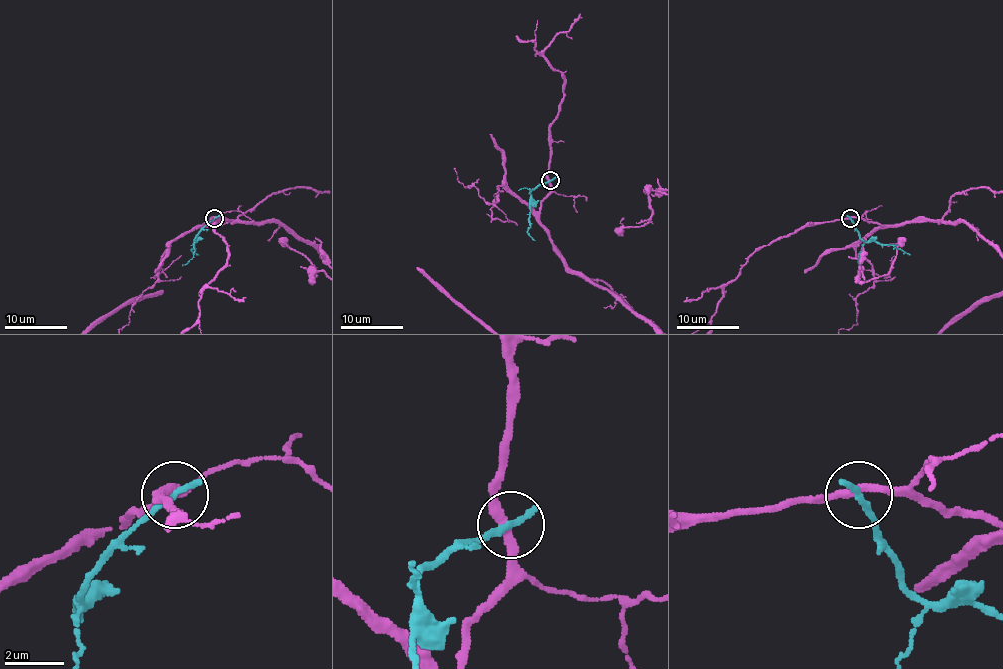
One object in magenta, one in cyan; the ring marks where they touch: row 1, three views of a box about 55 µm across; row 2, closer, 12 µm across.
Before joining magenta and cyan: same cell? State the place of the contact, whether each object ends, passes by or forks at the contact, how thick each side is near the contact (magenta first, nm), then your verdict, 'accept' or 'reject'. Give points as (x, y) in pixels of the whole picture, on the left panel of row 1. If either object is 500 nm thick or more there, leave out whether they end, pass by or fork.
(214, 218) | magenta passes by | cyan ends | 280/240 nm | reject

